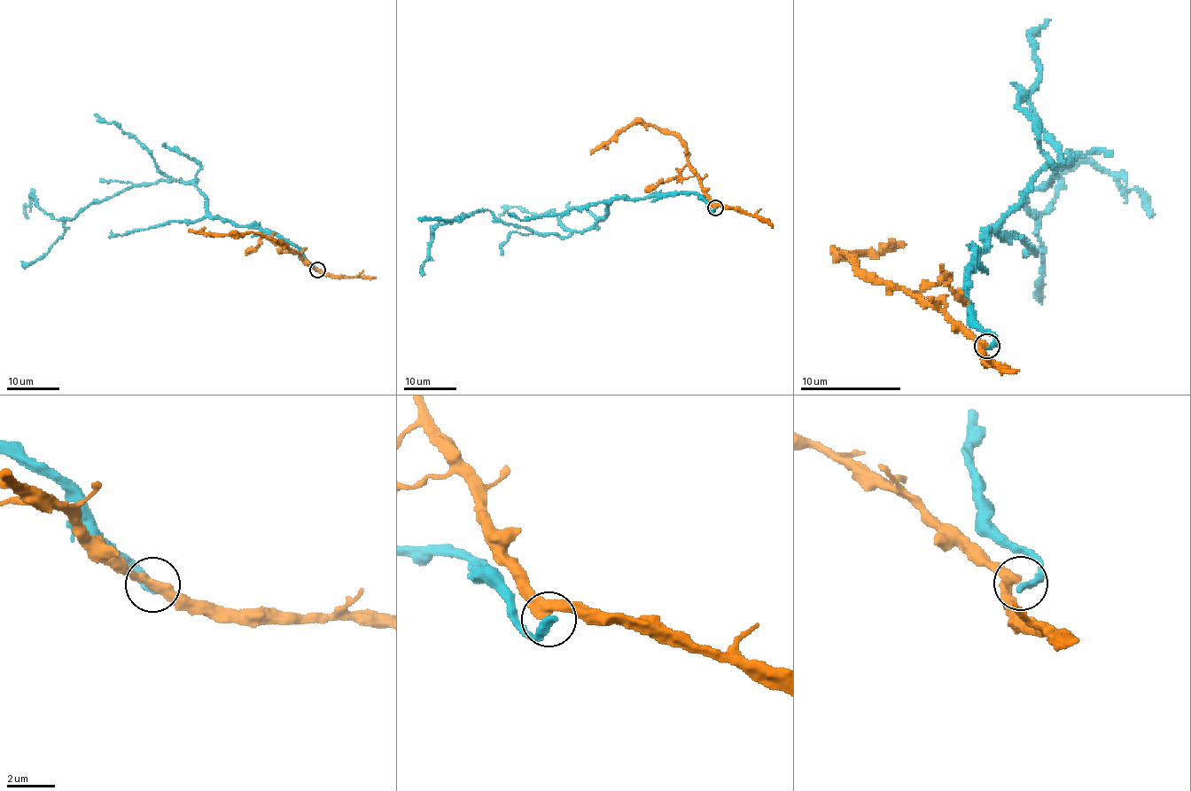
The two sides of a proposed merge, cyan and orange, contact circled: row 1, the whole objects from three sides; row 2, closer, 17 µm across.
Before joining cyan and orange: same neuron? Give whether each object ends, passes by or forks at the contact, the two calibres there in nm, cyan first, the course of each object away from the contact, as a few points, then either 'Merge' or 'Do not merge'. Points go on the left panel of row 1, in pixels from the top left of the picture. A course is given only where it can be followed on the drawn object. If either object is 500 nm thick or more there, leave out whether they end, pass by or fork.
At the ring cyan ends. At the ring orange passes by. Thickness 360 nm (cyan) against 400 nm. Course of cyan: (317, 270), (276, 235), (214, 219), (182, 180), (136, 184), (73, 218), (46, 214), (33, 191), (28, 218). Course of orange: (317, 270), (289, 246), (258, 233), (196, 233), (188, 230). Do not merge

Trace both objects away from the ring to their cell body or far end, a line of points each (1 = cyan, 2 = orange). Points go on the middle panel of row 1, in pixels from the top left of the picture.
1: (715, 207), (696, 193), (615, 199), (566, 237), (489, 210), (462, 214), (436, 225), (424, 273)
2: (715, 207), (690, 164), (686, 146), (677, 137), (665, 134), (662, 129), (642, 123), (630, 123), (591, 154)

